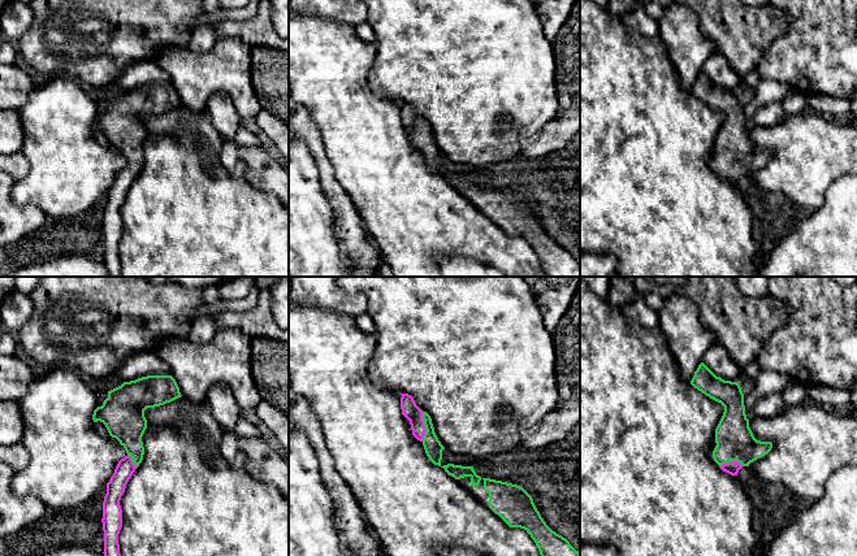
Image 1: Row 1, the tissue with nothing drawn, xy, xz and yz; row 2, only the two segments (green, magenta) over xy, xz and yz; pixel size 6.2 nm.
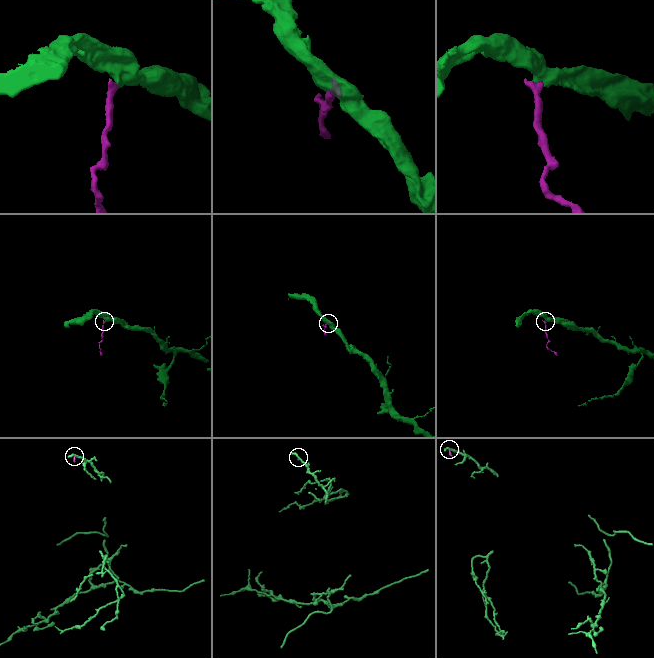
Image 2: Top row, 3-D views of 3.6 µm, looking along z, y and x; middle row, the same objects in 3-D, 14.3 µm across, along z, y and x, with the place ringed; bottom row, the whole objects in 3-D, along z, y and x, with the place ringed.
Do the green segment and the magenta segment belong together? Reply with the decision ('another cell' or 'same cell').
same cell

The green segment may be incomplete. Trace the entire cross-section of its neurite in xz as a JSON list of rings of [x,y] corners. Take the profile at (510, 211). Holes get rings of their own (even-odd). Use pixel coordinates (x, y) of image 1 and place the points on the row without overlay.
[[[447,173],[441,177],[510,236],[524,238],[534,249],[542,270],[549,277],[580,277],[580,262],[566,247],[546,234],[532,205],[523,196],[482,187],[476,183],[473,175]]]

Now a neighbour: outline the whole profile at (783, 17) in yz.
[[[680,0],[697,13],[701,32],[709,38],[732,70],[744,81],[772,42],[788,32],[793,17],[785,9],[750,6],[741,0]]]

